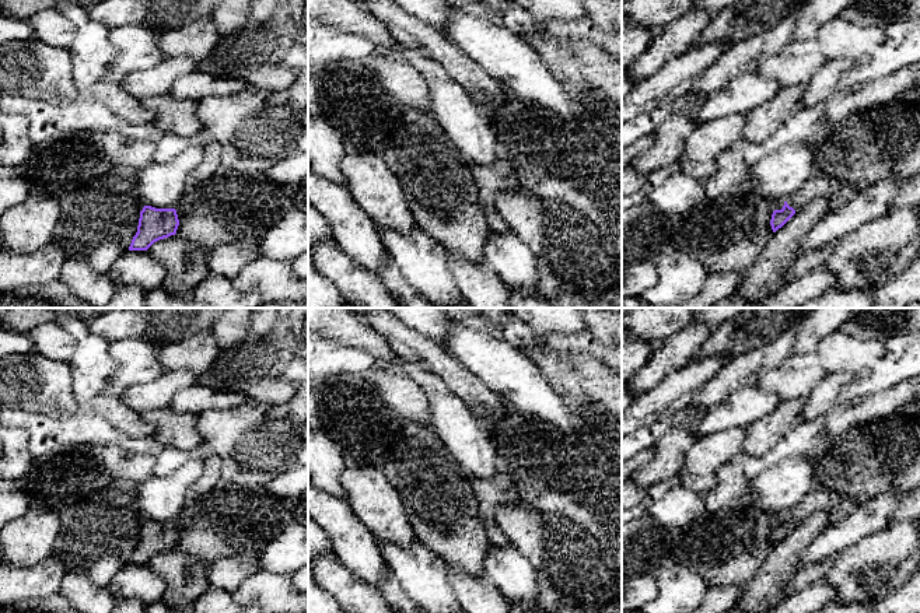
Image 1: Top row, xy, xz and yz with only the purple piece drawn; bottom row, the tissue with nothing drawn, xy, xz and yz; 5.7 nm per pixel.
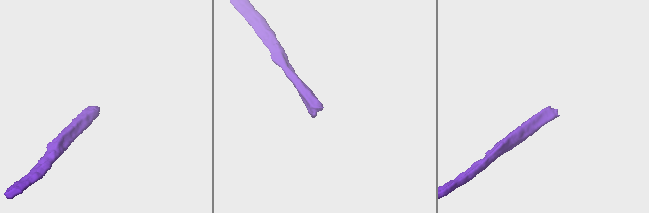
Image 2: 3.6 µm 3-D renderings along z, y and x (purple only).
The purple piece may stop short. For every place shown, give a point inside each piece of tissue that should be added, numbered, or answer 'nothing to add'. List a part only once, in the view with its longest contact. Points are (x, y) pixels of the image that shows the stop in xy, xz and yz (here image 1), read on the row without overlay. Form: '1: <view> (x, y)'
1: yz (819, 498)

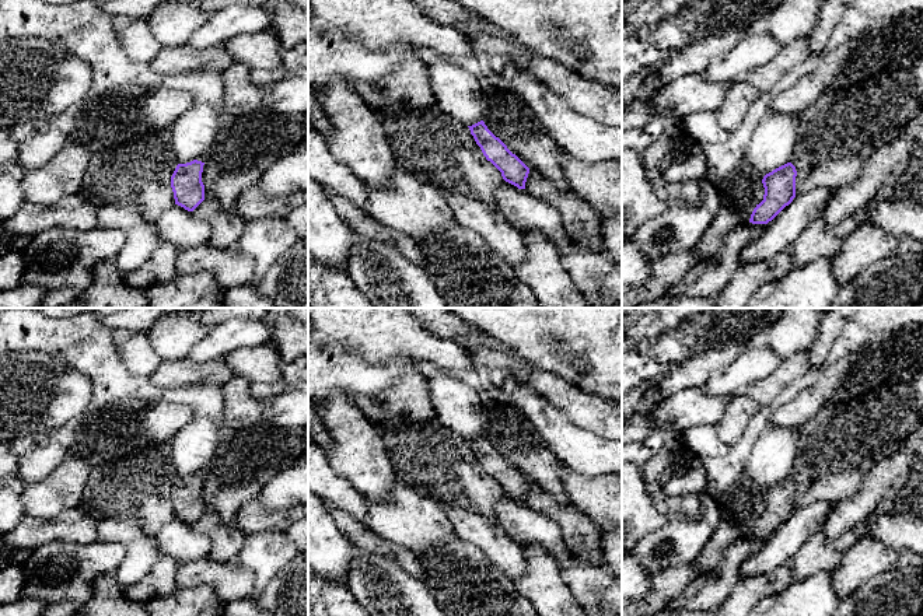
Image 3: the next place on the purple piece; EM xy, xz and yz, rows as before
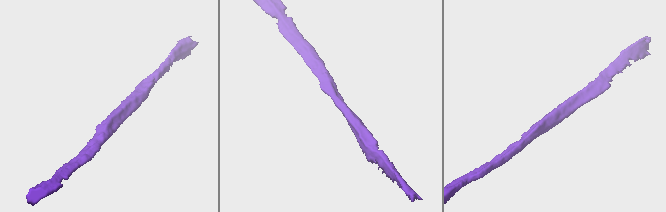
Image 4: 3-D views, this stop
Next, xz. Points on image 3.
nothing to add

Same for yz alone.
nothing to add

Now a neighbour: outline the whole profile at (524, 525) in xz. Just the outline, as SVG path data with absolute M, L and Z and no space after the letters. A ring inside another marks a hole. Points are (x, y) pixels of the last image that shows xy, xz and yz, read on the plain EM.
M503 494L496 504L496 511L499 525L522 549L539 545L549 554L559 556L564 547L562 531L555 521L527 503L518 503Z

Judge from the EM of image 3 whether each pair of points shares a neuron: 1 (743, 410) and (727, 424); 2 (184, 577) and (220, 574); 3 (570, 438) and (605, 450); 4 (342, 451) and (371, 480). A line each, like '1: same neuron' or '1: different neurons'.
1: same neuron
2: same neuron
3: same neuron
4: same neuron

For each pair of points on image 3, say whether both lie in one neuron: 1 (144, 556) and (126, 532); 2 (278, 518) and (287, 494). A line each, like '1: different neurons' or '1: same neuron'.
1: same neuron
2: different neurons

